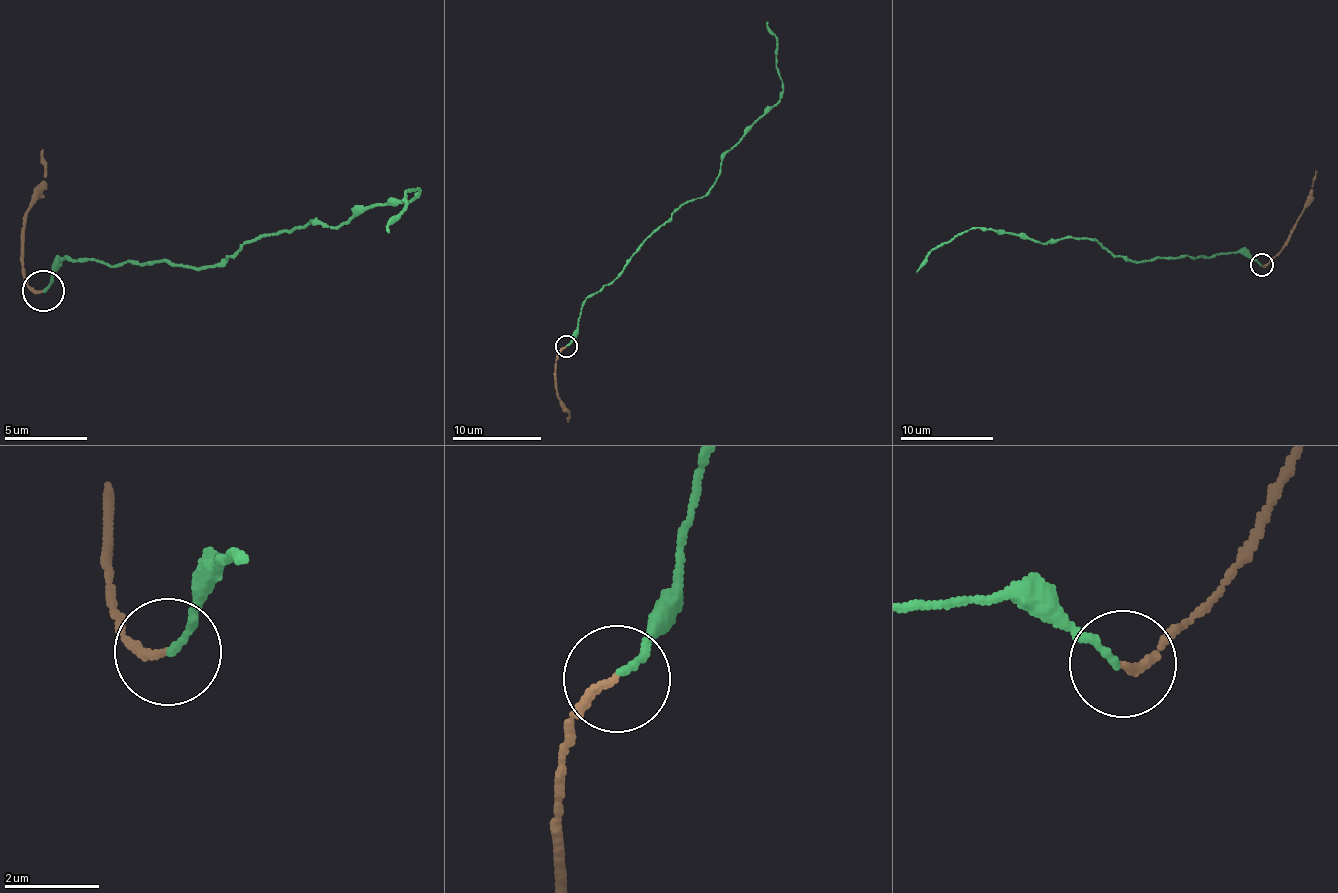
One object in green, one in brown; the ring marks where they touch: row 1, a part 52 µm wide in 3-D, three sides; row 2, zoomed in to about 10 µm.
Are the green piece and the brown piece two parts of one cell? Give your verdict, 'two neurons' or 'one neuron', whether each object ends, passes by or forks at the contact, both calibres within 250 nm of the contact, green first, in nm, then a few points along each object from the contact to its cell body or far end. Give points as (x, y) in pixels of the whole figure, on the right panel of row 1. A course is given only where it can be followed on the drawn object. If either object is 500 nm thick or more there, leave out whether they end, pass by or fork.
one neuron; green ends there; brown ends there; 140 nm thick on the green side, 170 nm on the other; green runs (1261, 264), (1242, 253), (1139, 261), (1112, 255), (1089, 238), (1049, 243), (971, 228), (929, 253), (916, 273); brown runs (1261, 264), (1271, 260), (1283, 247), (1301, 213), (1317, 170)

